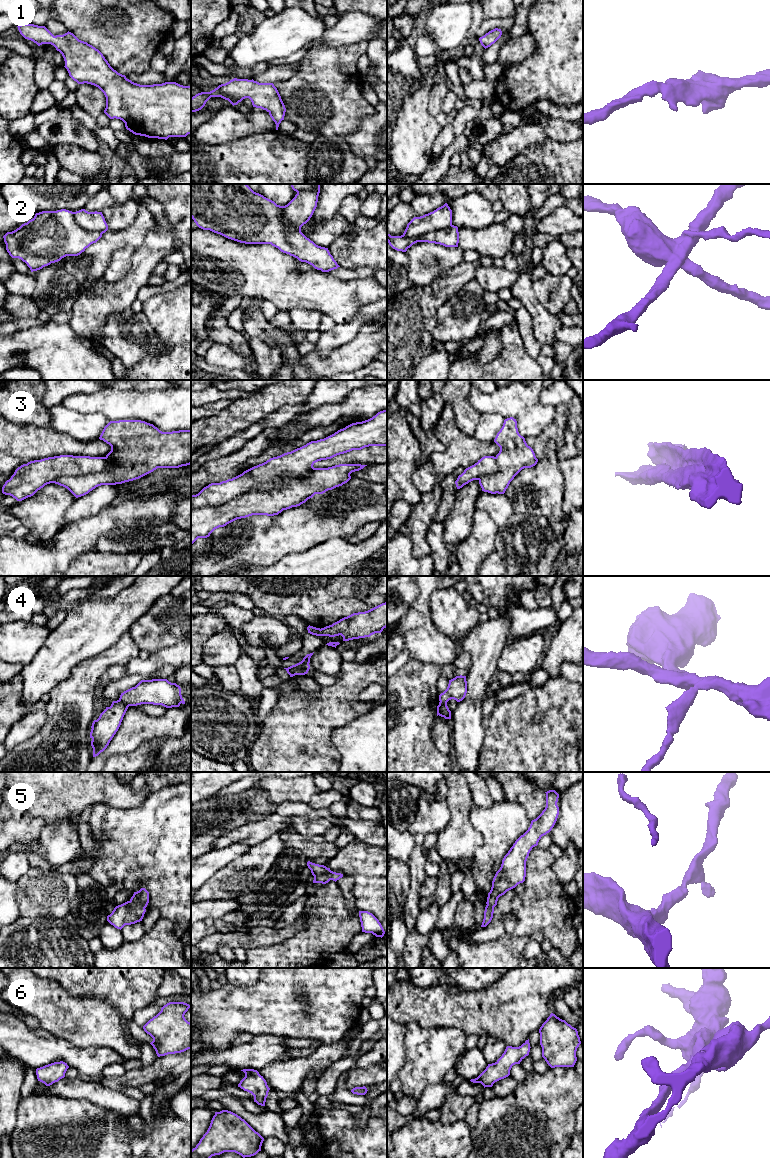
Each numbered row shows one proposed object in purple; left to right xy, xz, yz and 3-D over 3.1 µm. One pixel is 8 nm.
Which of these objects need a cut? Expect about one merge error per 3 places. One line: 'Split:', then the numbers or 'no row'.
Split: 2, 4

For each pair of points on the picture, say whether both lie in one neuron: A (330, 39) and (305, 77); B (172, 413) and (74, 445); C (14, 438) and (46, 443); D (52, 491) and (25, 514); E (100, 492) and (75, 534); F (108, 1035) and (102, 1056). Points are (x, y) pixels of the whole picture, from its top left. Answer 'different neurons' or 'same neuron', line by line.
A: different neurons
B: different neurons
C: same neuron
D: same neuron
E: different neurons
F: different neurons

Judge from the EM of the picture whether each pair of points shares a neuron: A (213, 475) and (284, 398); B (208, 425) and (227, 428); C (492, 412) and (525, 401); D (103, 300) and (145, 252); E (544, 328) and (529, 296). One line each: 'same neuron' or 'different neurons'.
A: different neurons
B: same neuron
C: same neuron
D: same neuron
E: same neuron

